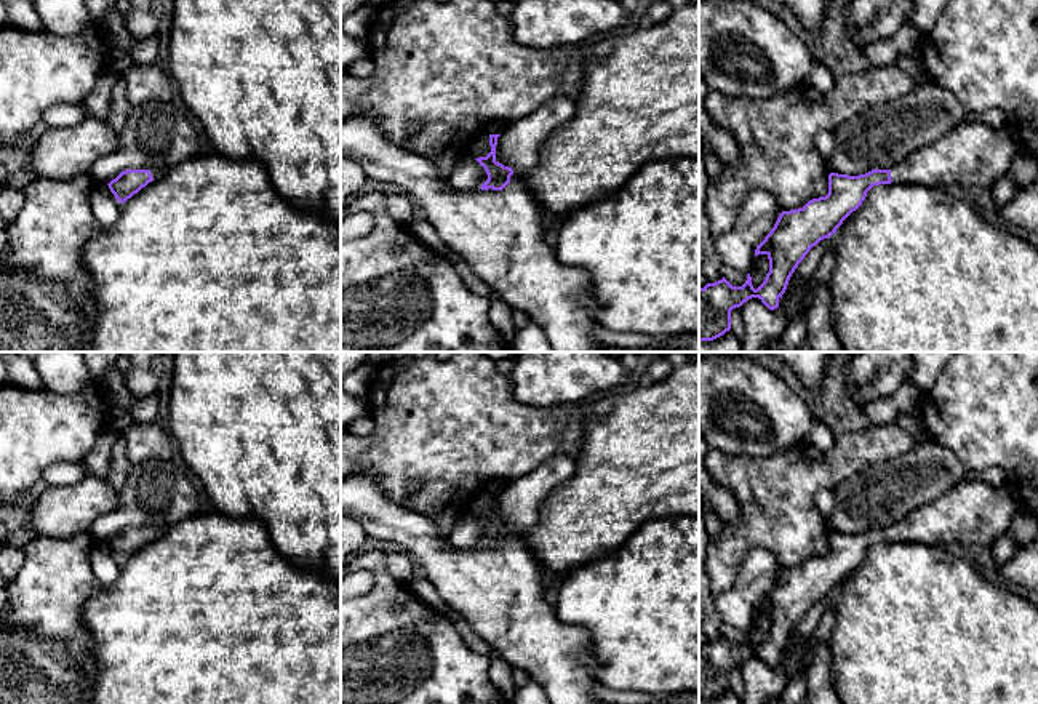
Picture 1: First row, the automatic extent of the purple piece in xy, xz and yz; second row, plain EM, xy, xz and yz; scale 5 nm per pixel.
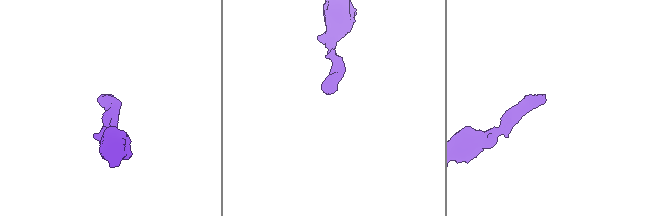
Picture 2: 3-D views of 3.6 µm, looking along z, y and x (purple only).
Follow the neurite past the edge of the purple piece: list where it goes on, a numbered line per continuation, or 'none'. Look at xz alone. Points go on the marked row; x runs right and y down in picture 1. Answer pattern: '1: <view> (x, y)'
1: xz (499, 232)

